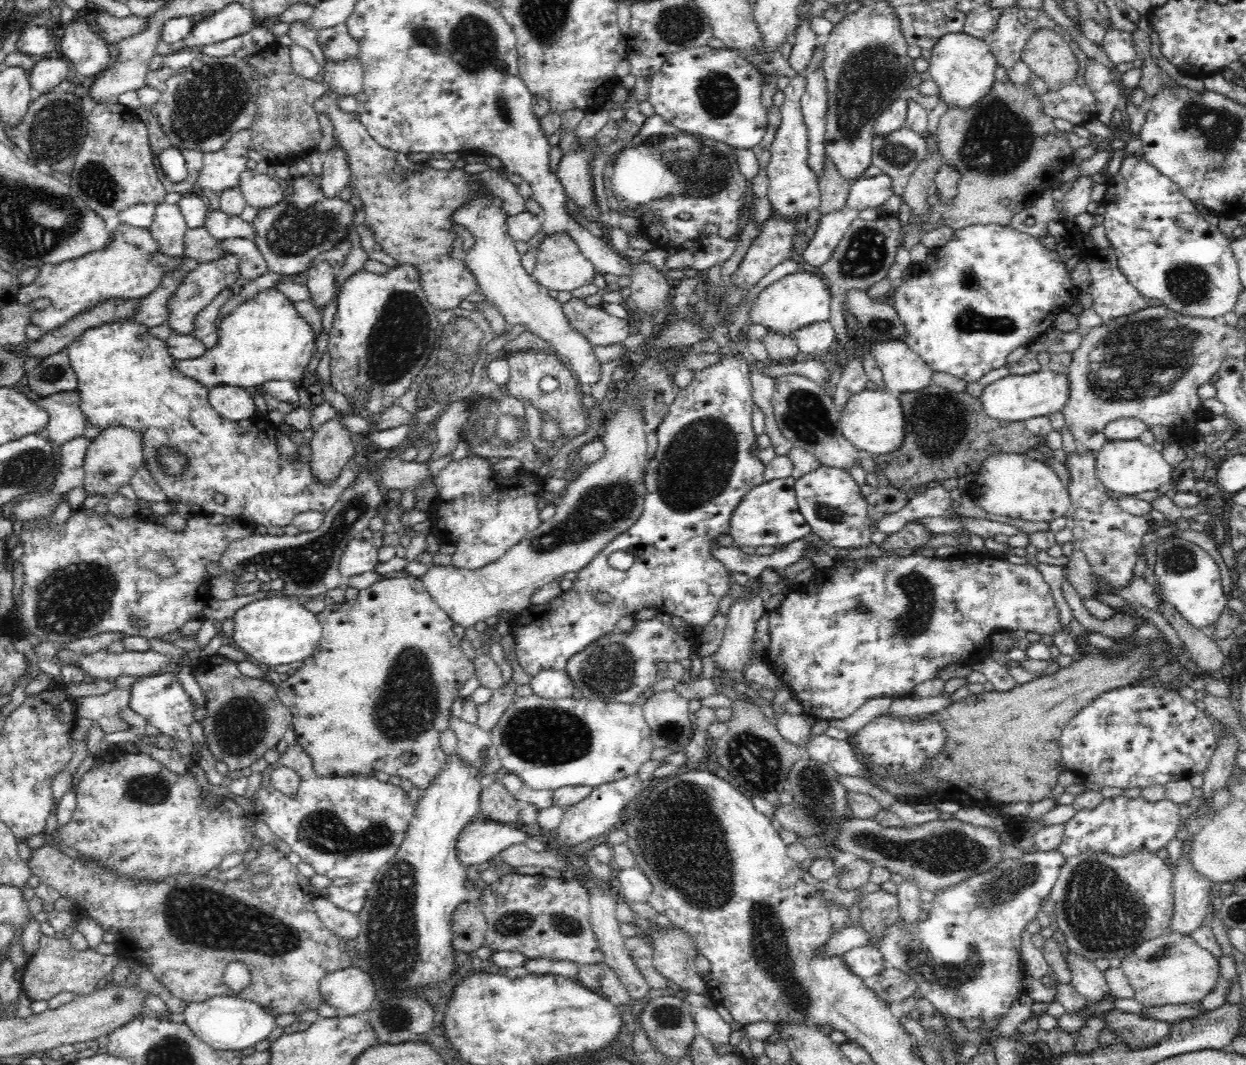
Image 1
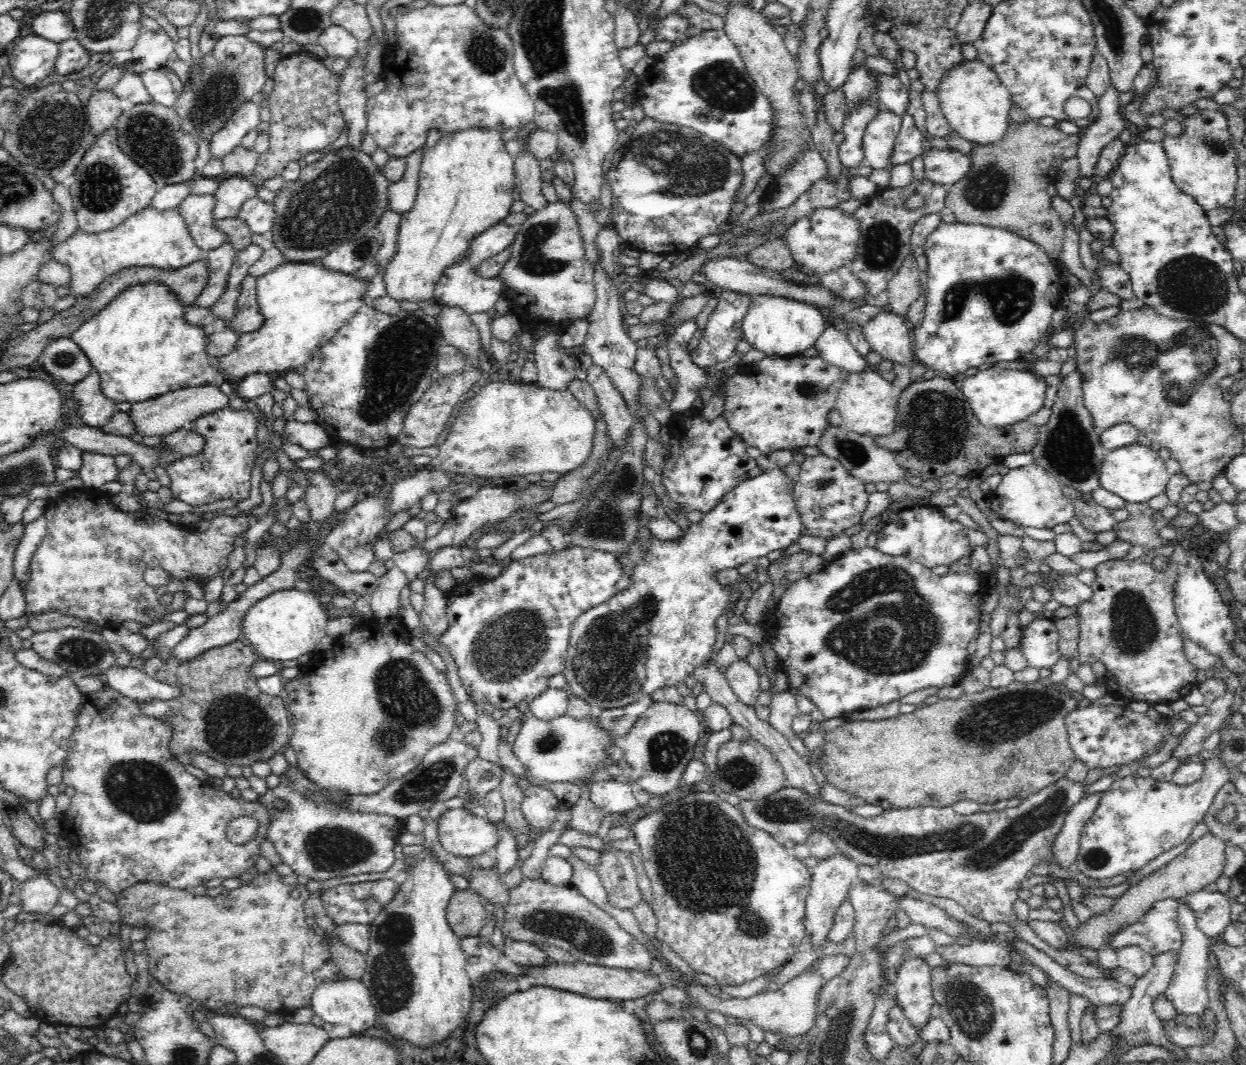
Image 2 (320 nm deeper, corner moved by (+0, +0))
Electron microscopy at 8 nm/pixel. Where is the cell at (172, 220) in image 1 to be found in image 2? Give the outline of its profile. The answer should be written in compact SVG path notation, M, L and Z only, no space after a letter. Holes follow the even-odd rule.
M191 194L182 200L180 216L188 223L195 244L204 251L212 251L226 243L226 234L214 227L214 194Z

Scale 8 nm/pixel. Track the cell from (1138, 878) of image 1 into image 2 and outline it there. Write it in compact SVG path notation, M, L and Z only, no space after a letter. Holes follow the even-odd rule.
M1176 898L1154 902L1138 923L1119 930L1104 948L1117 952L1120 948L1136 946L1152 957L1172 951L1180 952L1183 935L1179 930L1177 910Z

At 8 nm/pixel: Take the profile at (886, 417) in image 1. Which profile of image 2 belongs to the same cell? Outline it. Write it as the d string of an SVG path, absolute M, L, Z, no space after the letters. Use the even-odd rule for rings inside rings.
M879 371L852 372L843 382L835 404L840 413L841 424L861 435L873 438L885 437L896 429L896 415L899 405L899 395L894 390L892 382L883 378Z

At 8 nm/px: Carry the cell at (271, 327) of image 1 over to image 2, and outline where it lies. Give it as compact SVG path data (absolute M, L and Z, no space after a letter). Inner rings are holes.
M284 262L256 280L258 309L264 316L264 324L254 332L241 334L234 350L226 356L216 356L216 363L227 379L234 382L254 373L275 376L295 371L303 374L304 365L320 346L327 343L376 292L378 282L372 278L360 280L356 272L336 272L312 262Z

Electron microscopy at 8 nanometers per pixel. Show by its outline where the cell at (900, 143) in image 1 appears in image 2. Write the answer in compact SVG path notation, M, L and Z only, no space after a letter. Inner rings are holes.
M950 147L944 150L931 148L929 151L923 151L922 155L925 176L930 181L944 186L949 187L966 178L972 168L970 155Z

